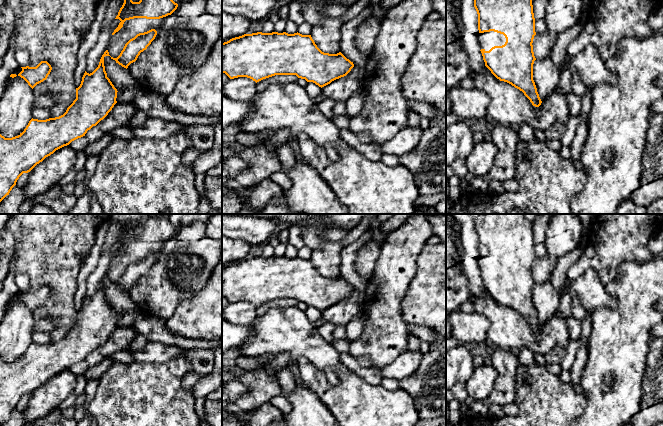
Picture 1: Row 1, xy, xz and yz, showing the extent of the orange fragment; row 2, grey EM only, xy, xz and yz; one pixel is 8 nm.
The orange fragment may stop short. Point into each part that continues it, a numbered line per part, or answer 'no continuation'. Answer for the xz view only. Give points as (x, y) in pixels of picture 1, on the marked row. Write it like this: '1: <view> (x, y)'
no continuation

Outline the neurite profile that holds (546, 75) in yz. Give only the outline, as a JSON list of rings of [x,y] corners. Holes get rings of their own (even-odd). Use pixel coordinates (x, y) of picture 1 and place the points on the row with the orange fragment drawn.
[[[551,56],[544,60],[536,59],[534,61],[533,80],[542,102],[555,92],[560,80],[560,70],[552,61]]]

